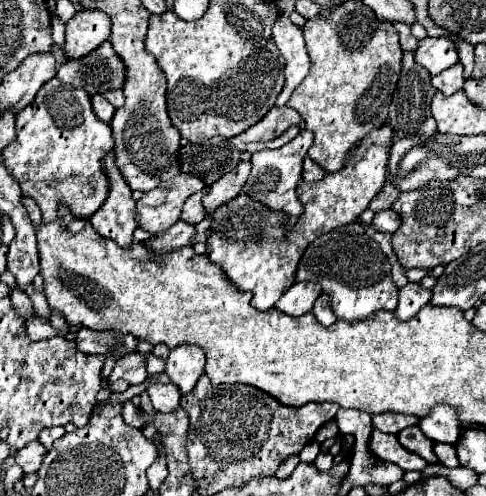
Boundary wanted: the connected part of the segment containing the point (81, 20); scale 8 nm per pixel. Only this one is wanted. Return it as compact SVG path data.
M78 11L66 23L66 53L72 59L88 55L110 39L110 17L102 11Z

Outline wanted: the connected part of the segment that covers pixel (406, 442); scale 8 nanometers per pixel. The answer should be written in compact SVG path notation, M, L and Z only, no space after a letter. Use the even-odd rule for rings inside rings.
M412 425L412 427L406 427L404 431L400 431L398 435L400 443L408 449L408 451L414 451L418 453L422 459L426 459L428 463L438 463L436 459L436 453L434 453L434 443L432 439L428 439L418 425Z

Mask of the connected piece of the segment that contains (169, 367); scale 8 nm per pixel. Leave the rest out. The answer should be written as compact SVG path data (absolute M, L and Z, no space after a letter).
M180 345L170 351L170 357L166 359L166 375L172 383L176 383L182 391L182 395L190 393L198 381L198 377L204 373L206 355L196 345Z

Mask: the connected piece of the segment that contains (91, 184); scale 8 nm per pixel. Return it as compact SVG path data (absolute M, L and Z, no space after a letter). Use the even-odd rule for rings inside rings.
M54 77L48 83L44 83L36 99L16 115L16 141L2 151L2 161L8 173L20 183L22 193L38 203L42 211L42 221L52 223L60 207L68 207L70 213L78 219L88 219L102 207L110 191L110 183L102 167L102 159L112 149L114 149L114 139L112 139L110 125L94 115L90 95L80 87L60 83Z

